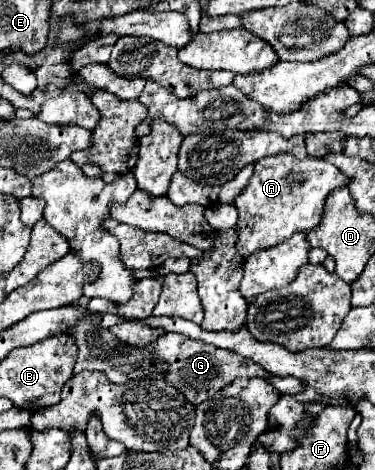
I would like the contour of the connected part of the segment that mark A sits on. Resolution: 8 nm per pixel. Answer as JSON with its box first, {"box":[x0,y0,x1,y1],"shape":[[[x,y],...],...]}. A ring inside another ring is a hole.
{"box":[234,154,348,258],"shape":[[[278,154],[266,160],[258,160],[250,182],[234,200],[234,206],[240,216],[236,224],[238,252],[246,258],[254,250],[280,244],[298,230],[314,230],[322,220],[326,196],[334,188],[342,188],[348,182],[348,176],[344,176],[334,164],[326,162],[320,156],[306,156],[304,160],[298,160],[290,154]]]}

